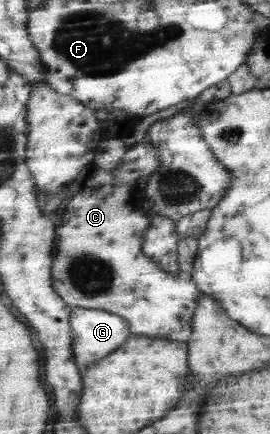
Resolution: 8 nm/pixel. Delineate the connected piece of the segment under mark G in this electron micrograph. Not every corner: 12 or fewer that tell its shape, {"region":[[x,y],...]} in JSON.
{"region":[[75,308],[75,361],[91,365],[134,336],[127,318]]}

